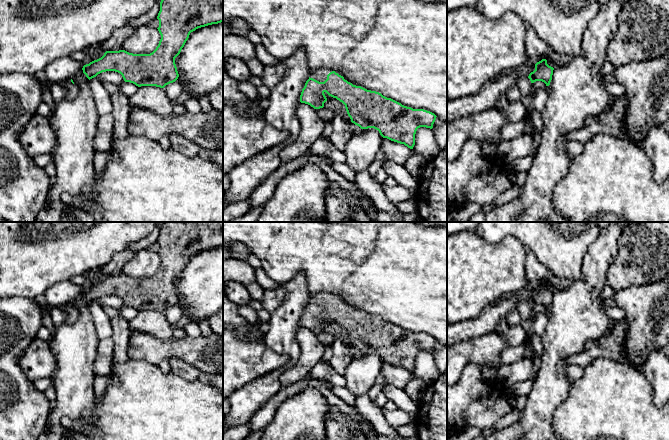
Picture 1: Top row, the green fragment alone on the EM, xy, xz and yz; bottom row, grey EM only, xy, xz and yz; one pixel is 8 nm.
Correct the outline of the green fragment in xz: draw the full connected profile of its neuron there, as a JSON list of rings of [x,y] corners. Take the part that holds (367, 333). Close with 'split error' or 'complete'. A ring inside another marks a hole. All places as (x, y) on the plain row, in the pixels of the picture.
[[[328,292],[309,294],[300,326],[314,333],[323,332],[327,325],[325,316],[345,329],[352,347],[361,353],[374,352],[383,362],[410,373],[415,369],[417,353],[432,353],[437,341],[430,335],[404,330],[379,316],[353,309]]]; split error

